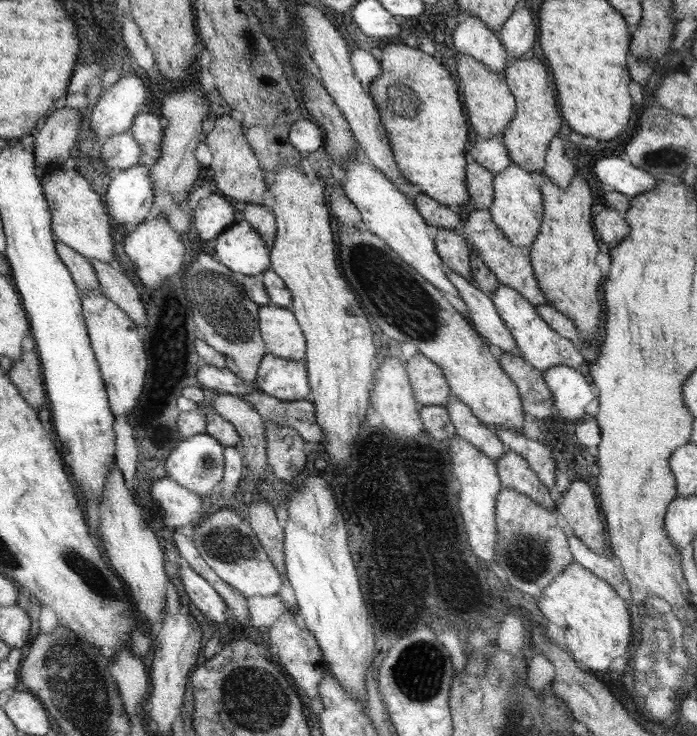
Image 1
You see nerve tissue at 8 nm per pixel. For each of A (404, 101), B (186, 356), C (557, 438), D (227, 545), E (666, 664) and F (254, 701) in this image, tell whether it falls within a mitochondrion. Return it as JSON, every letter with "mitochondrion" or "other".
{"A":"mitochondrion","B":"mitochondrion","C":"other","D":"mitochondrion","E":"mitochondrion","F":"mitochondrion"}

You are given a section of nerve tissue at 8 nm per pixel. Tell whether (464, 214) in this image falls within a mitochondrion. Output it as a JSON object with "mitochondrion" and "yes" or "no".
{"mitochondrion":"no"}

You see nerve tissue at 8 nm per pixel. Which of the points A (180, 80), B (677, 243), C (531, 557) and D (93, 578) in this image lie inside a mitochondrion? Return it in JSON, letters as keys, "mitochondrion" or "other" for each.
{"A":"other","B":"other","C":"mitochondrion","D":"mitochondrion"}

